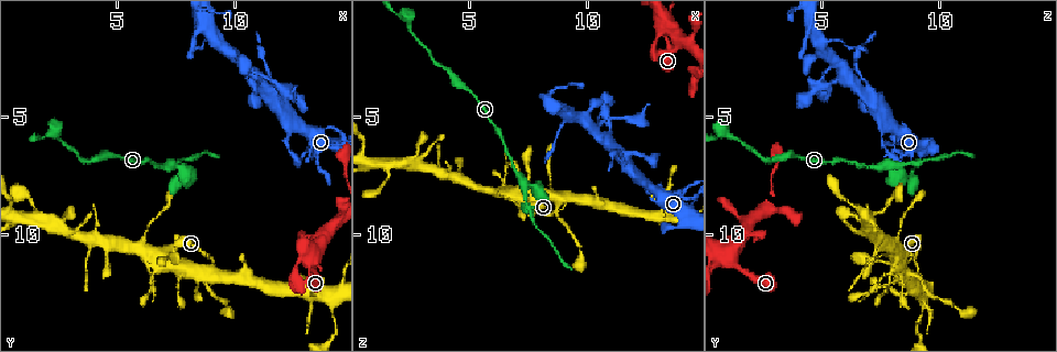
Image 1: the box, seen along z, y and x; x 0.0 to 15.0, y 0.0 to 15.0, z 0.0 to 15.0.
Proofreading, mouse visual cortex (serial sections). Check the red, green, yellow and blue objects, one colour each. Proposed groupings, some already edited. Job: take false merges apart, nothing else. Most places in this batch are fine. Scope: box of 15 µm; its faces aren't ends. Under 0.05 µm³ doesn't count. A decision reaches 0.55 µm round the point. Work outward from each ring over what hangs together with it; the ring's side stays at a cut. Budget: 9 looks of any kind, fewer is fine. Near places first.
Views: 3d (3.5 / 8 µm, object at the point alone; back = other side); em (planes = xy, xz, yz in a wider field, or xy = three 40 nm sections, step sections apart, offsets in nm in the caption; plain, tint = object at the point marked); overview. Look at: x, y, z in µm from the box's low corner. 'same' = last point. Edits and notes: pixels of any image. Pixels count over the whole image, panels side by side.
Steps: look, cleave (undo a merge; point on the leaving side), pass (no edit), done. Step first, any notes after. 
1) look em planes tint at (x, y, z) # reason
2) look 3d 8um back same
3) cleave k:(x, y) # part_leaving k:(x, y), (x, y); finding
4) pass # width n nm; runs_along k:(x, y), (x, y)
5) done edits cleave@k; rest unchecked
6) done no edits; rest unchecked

look 3d 3.5um at (14.2, 9.6, 1.9) # thin arm on a thick one

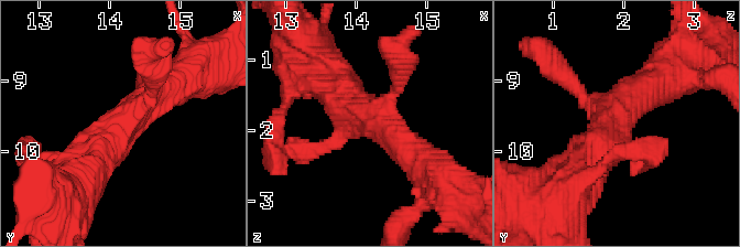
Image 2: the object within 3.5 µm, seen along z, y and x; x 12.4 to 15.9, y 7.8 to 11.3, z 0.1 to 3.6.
look em xy step 2 tint at (14.25, 9.55, 1.85) # arms 4; arm_widths 200, 200, 500, 600 nm

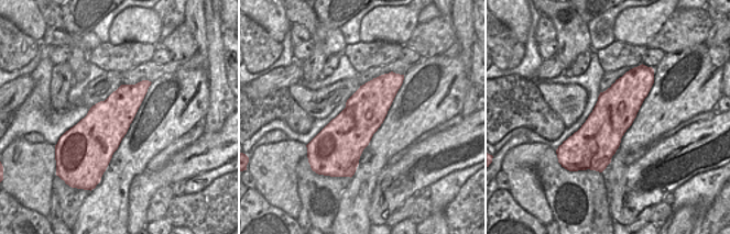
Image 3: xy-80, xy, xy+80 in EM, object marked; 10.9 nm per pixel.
pass # runs_along 2:(88, 175), (101, 145), (176, 84); one cell here

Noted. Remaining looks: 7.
look em xy step 2 tint at (10.6, 3.1, 5.2) # thick turns thin

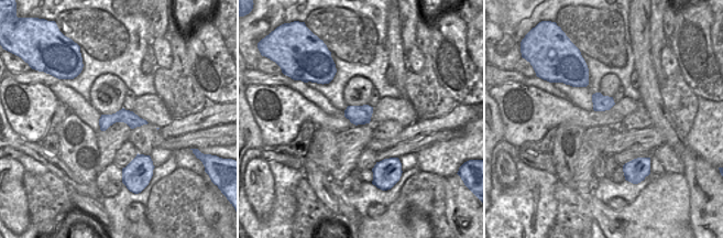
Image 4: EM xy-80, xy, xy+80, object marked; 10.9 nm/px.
look 3d 3.5um same

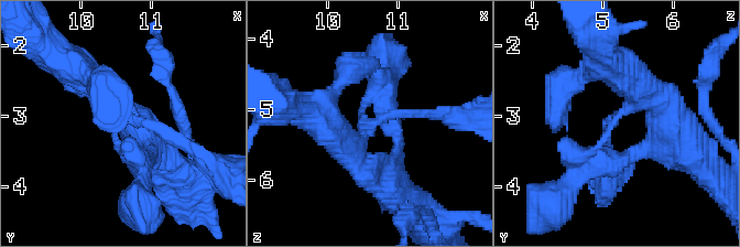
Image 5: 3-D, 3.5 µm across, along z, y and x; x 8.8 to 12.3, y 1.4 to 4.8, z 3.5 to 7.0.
pass # continuous, no second cell

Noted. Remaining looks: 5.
look 3d 3.5um at (13.8, 6.0, 9.7) # narrows sharply

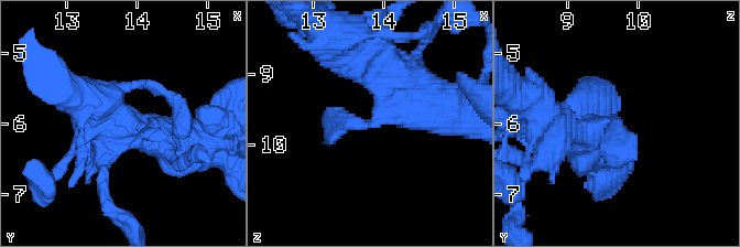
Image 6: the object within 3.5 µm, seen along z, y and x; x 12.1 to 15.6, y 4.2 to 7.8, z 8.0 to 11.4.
look em xy step 3 tint at (13.80, 6.00, 9.70) # need the tissue

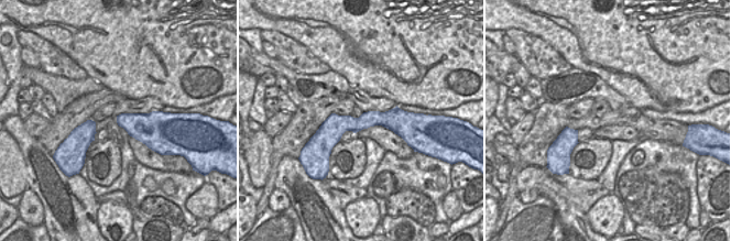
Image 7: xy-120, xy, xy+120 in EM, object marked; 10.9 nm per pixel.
pass # runs_along 7:(408, 114), (340, 123), (317, 139); all the same cell

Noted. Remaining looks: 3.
look 3d 3.5um at (13.3, 12.4, 9.0) # looks like a crossing

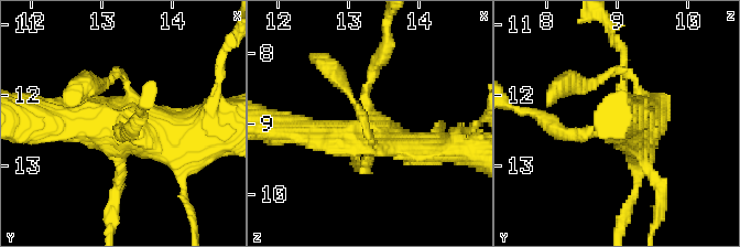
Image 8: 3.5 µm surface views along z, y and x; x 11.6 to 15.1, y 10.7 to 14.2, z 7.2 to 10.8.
look em xy step 2 tint same # need the tissue

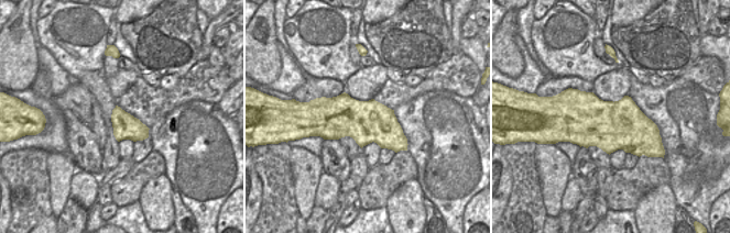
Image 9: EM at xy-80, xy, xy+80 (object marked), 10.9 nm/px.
pass # runs_along 8:(303, 130), (442, 147); one cell here

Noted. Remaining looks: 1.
done no edits; rest unchecked

